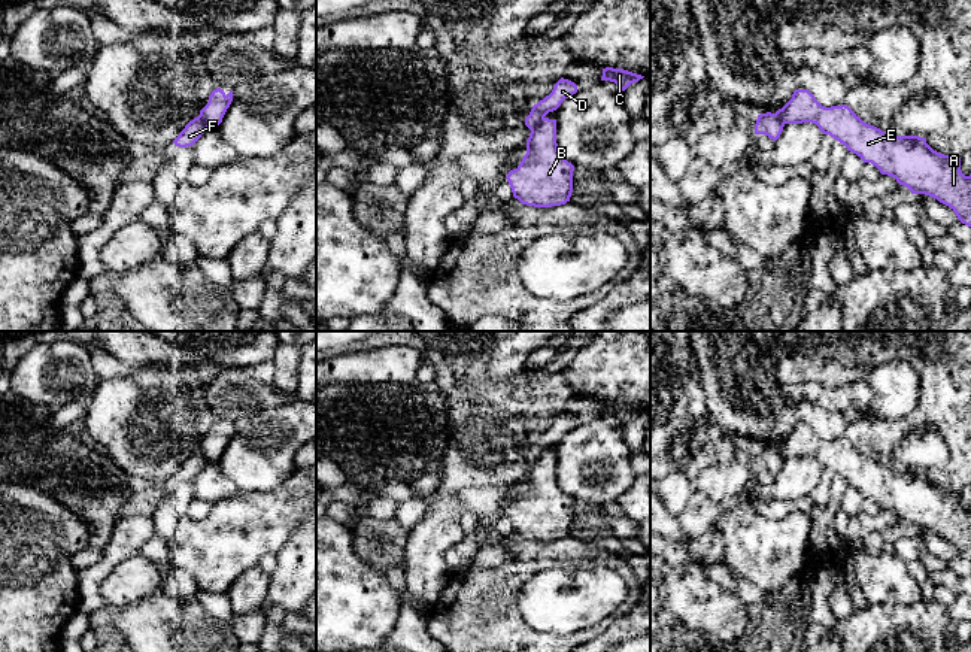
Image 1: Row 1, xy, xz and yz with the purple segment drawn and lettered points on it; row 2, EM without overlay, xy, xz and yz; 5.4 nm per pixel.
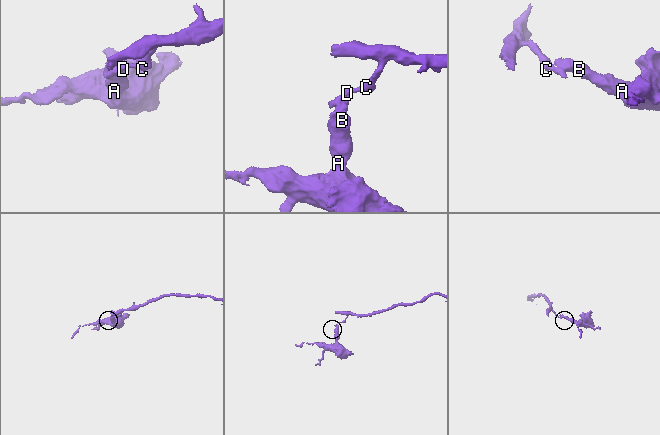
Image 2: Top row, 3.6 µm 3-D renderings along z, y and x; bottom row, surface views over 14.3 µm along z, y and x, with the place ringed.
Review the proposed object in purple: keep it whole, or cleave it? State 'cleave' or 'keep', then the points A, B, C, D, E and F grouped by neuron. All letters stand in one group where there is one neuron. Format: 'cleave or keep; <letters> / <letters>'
cleave; A B E / C D F

